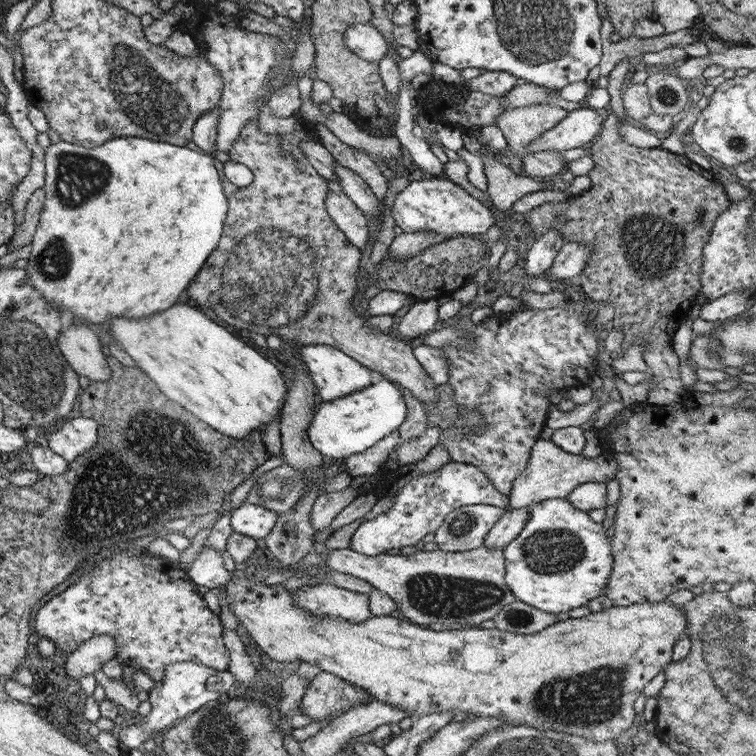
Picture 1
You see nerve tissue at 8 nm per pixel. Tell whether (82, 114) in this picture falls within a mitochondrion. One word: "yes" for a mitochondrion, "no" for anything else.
no

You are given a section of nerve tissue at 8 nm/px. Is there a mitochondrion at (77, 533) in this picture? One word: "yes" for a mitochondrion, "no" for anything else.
yes

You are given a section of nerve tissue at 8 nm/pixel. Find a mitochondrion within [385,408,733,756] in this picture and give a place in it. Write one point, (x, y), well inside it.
(589, 699)

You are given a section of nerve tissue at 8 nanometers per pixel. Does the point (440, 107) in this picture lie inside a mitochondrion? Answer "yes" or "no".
no

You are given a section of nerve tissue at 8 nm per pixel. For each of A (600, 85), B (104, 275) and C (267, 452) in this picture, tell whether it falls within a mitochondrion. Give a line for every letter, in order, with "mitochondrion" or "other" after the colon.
A: other
B: other
C: other

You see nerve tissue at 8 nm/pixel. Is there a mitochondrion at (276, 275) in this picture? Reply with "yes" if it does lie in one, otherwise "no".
yes

